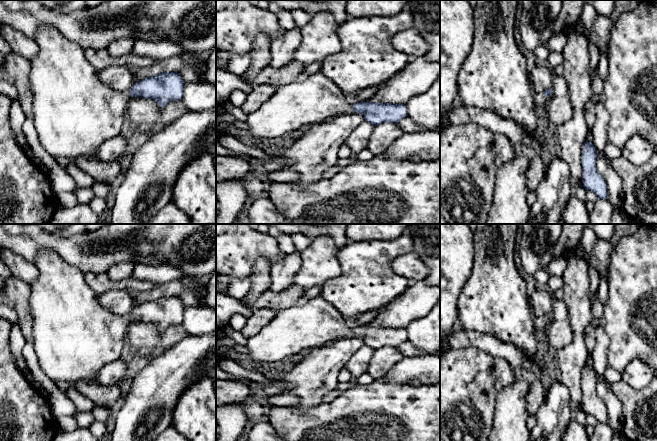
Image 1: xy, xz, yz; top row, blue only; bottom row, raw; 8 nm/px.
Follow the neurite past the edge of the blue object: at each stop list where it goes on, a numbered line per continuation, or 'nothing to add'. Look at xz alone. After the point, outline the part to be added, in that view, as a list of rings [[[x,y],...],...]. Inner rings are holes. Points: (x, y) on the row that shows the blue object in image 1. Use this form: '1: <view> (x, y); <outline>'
1: xz (310, 100); [[[319,72],[278,86],[276,92],[256,111],[247,114],[245,123],[252,137],[271,139],[295,133],[336,115],[352,113],[353,105],[346,101],[343,91]]]

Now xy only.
1: xy (74, 112); [[[39,26],[33,40],[39,52],[30,60],[29,88],[33,95],[32,119],[44,150],[52,157],[65,157],[73,161],[79,157],[97,158],[100,146],[108,139],[121,134],[125,125],[125,108],[131,98],[129,91],[111,89],[98,76],[86,58],[85,50],[66,38],[58,29]]]

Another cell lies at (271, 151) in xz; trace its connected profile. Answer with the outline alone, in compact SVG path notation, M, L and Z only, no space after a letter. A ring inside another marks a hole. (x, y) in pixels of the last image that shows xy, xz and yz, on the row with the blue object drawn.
M276 145L265 146L262 150L264 151L264 153L266 154L268 158L281 156L282 153L285 151L284 148L281 148Z

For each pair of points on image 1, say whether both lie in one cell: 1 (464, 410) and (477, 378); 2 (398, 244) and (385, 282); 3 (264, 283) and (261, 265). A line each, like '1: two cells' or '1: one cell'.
1: one cell
2: one cell
3: one cell

